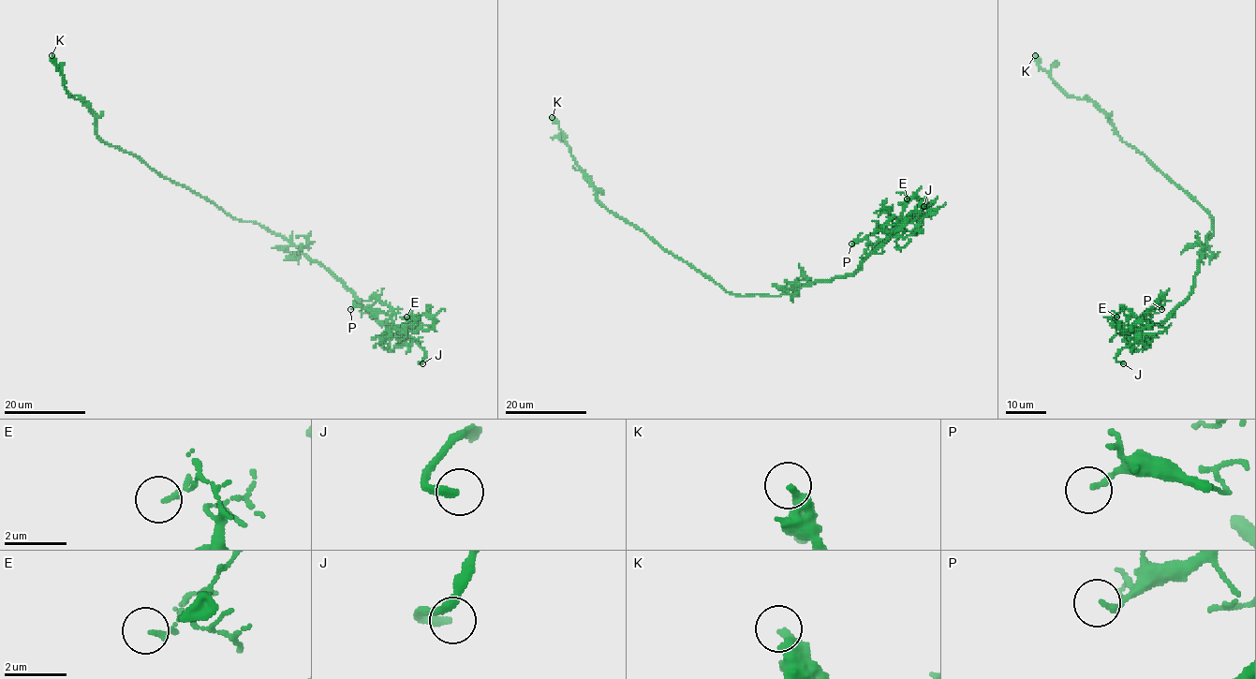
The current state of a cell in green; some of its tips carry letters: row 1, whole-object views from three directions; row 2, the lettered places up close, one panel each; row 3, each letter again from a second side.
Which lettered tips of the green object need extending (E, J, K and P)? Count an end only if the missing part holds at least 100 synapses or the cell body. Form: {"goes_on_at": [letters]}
{"goes_on_at": ["J"]}

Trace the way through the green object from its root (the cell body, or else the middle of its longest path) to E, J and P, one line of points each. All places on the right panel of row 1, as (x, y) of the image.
E: (1204, 210), (1213, 234), (1192, 292), (1157, 323), (1126, 330), (1114, 321), (1116, 317)
J: (1204, 210), (1213, 234), (1192, 292), (1163, 321), (1141, 330), (1117, 355), (1123, 363)
P: (1204, 210), (1213, 219), (1213, 234), (1199, 260), (1192, 292), (1164, 320), (1150, 325), (1145, 310), (1161, 309)

